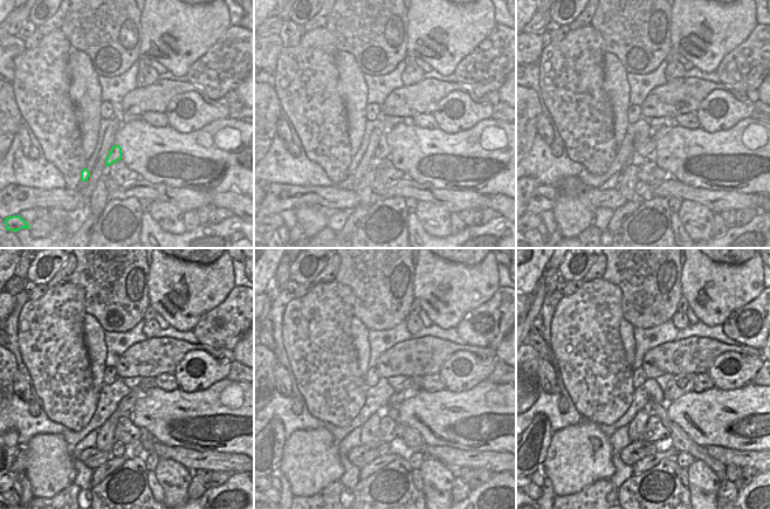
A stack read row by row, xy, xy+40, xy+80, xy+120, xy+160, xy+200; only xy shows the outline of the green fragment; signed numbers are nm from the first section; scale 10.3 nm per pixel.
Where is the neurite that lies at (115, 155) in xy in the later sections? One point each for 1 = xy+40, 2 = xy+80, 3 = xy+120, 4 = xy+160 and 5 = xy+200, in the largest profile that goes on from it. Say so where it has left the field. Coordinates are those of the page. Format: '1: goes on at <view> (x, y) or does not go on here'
1: goes on at xy+40 (382, 151)
2: goes on at xy+80 (647, 148)
3: goes on at xy+120 (124, 408)
4: goes on at xy+160 (412, 385)
5: goes on at xy+200 (681, 384)

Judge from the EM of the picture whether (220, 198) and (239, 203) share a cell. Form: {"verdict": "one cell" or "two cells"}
{"verdict": "one cell"}

